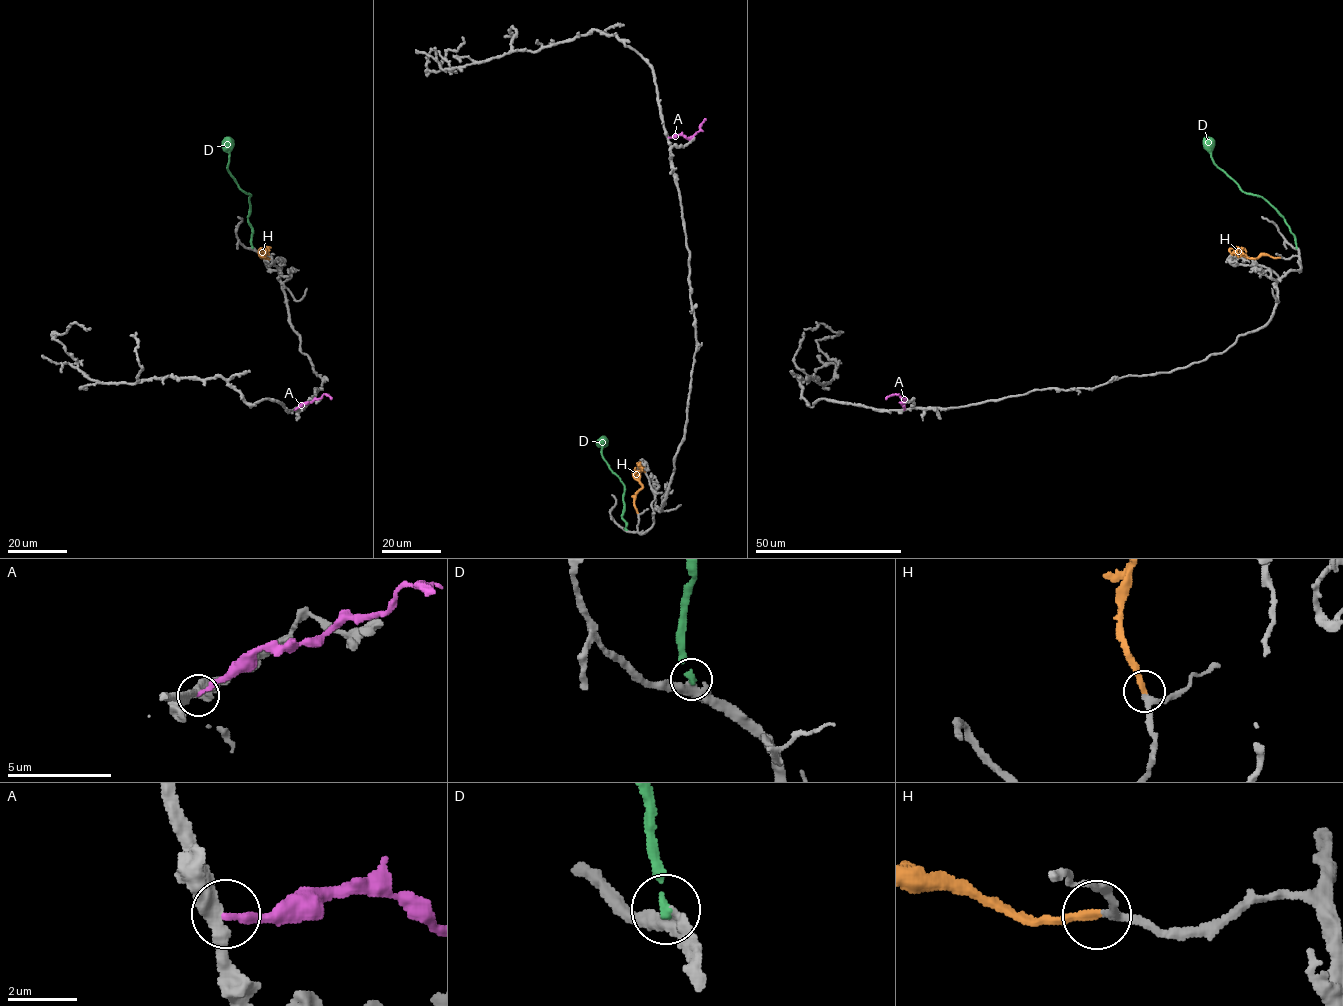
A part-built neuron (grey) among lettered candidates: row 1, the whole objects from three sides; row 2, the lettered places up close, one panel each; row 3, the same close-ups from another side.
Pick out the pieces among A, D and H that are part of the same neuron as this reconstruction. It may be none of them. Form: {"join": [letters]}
{"join": ["H"]}

